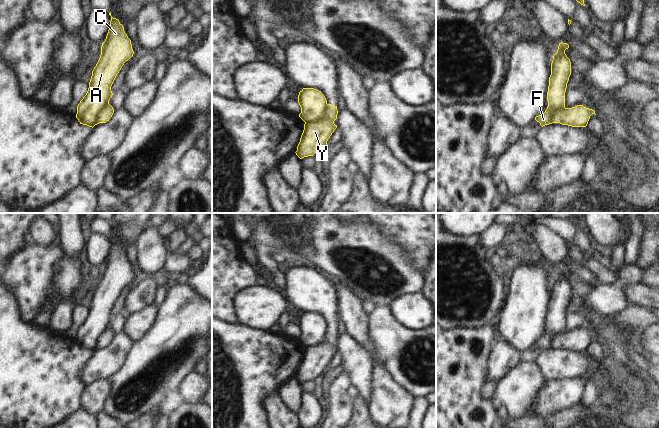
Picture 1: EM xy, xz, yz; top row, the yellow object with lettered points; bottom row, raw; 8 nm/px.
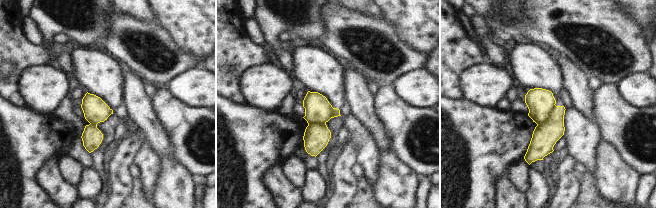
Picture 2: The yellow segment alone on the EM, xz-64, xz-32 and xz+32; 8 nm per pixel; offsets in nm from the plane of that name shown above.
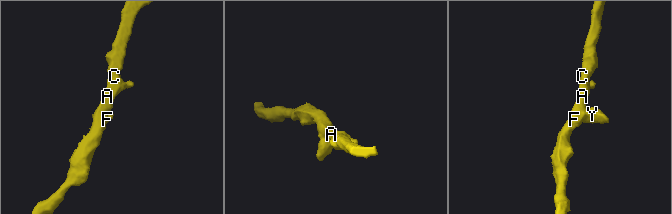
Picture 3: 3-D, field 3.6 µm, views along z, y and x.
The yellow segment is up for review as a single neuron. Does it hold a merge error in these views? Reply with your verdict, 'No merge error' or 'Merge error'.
Merge error.

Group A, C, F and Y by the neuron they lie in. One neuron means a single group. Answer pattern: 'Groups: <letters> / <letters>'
Groups: A C F / Y.

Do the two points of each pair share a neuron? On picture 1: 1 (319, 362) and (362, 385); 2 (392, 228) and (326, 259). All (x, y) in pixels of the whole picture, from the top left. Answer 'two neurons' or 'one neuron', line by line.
1: two neurons
2: two neurons

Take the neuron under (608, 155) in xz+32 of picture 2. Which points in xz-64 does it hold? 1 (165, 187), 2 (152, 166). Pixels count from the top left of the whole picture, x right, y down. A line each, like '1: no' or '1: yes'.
1: yes
2: no

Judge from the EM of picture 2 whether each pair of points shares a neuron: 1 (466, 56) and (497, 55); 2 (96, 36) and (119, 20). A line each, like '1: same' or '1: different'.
1: different
2: different

